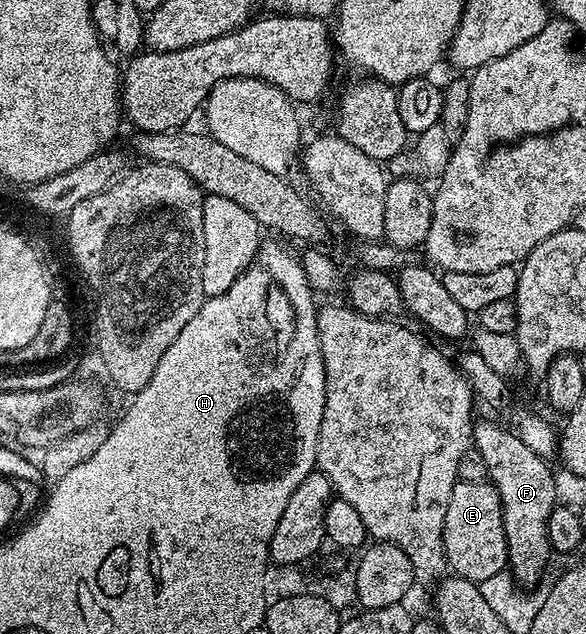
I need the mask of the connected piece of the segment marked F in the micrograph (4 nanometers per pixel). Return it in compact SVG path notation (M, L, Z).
M477 420L472 427L472 445L480 452L482 459L486 459L488 481L500 493L508 548L507 568L521 586L535 586L550 558L546 527L552 510L558 504L556 481L552 478L549 462L534 455L534 451L518 439L515 431L508 427L503 429L496 421Z

